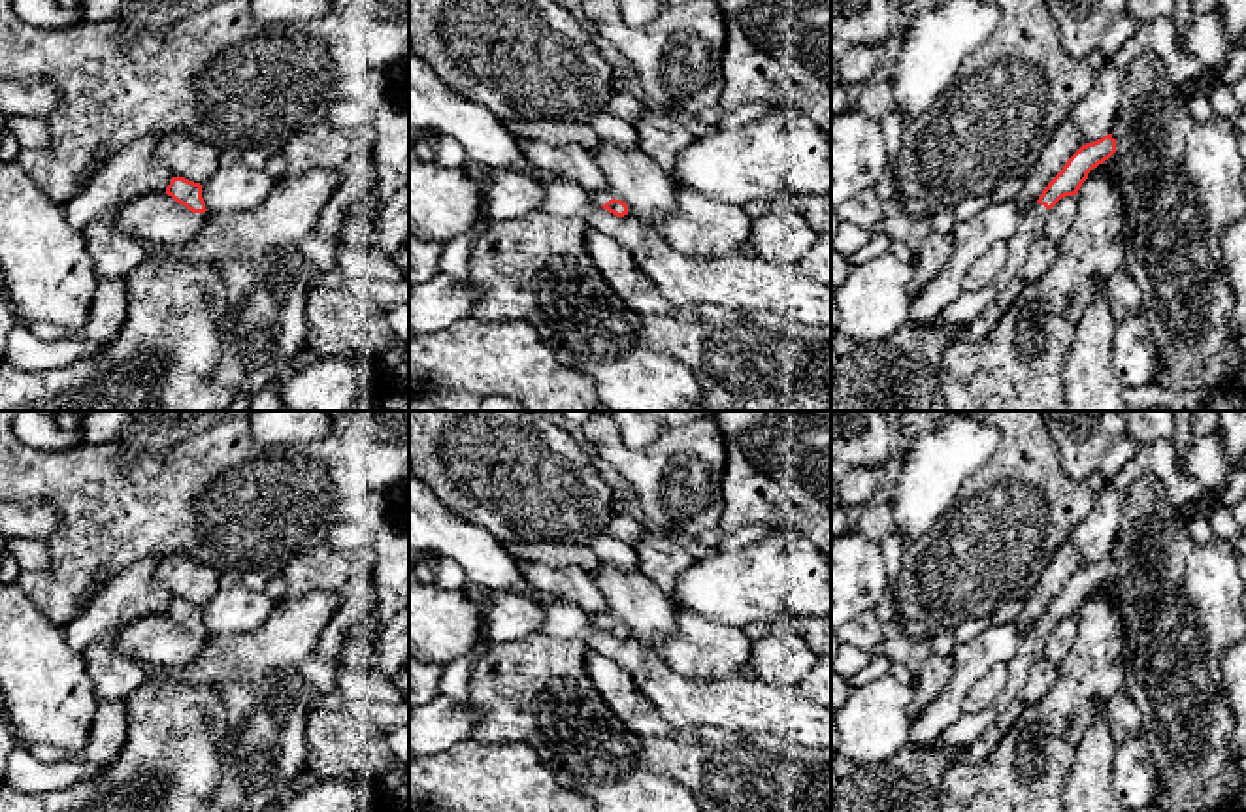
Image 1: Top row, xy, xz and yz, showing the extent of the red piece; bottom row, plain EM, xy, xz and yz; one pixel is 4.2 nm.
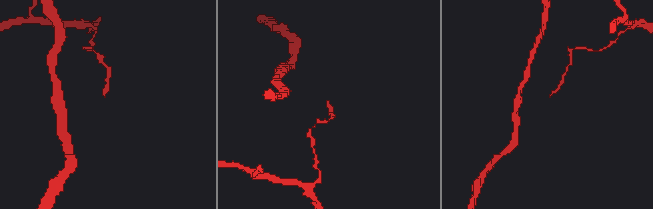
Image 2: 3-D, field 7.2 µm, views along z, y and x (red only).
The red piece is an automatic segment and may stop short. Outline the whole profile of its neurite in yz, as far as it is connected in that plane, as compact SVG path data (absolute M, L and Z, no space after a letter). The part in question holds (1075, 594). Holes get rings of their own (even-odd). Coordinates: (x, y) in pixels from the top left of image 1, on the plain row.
M1112 556L1093 565L1082 567L1048 605L1037 625L1022 641L1018 654L1007 663L1008 676L1001 693L980 712L963 712L948 729L944 729L935 746L939 750L965 750L976 740L1001 714L1014 703L1024 688L1029 669L1044 658L1044 646L1050 631L1065 618L1078 616L1088 595L1116 575Z

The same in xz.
M611 610L590 614L590 620L596 627L601 627L616 639L628 637L626 624L620 618L616 618Z

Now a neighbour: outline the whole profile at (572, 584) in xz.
M516 560L516 565L543 601L567 601L586 614L607 610L607 599L586 571L530 560Z

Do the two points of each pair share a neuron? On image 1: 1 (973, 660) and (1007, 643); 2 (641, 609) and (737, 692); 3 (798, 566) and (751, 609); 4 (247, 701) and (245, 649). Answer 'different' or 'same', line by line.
1: same
2: different
3: same
4: different

